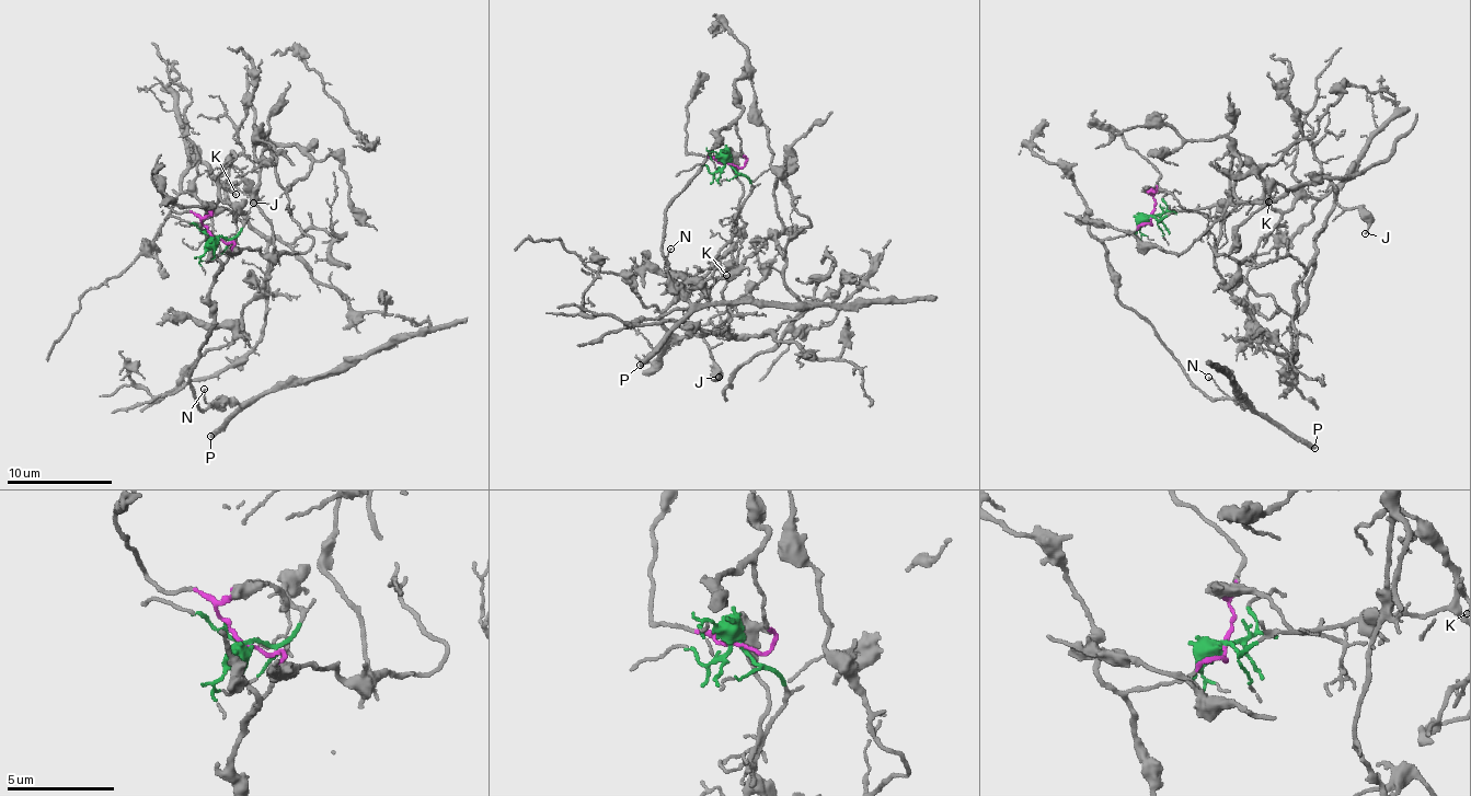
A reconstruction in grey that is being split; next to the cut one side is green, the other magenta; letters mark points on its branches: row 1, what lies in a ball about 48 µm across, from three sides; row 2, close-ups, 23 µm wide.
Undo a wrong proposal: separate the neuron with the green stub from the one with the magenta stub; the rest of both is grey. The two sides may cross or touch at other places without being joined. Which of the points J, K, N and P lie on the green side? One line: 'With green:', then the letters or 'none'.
With green: J, K

